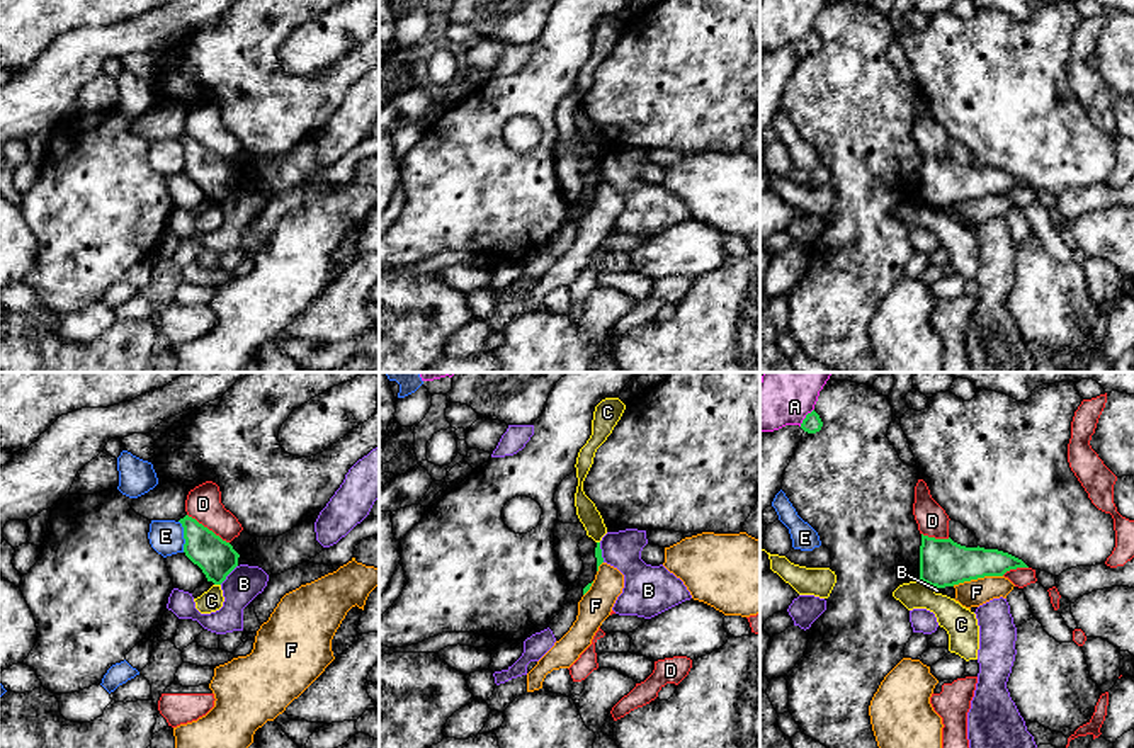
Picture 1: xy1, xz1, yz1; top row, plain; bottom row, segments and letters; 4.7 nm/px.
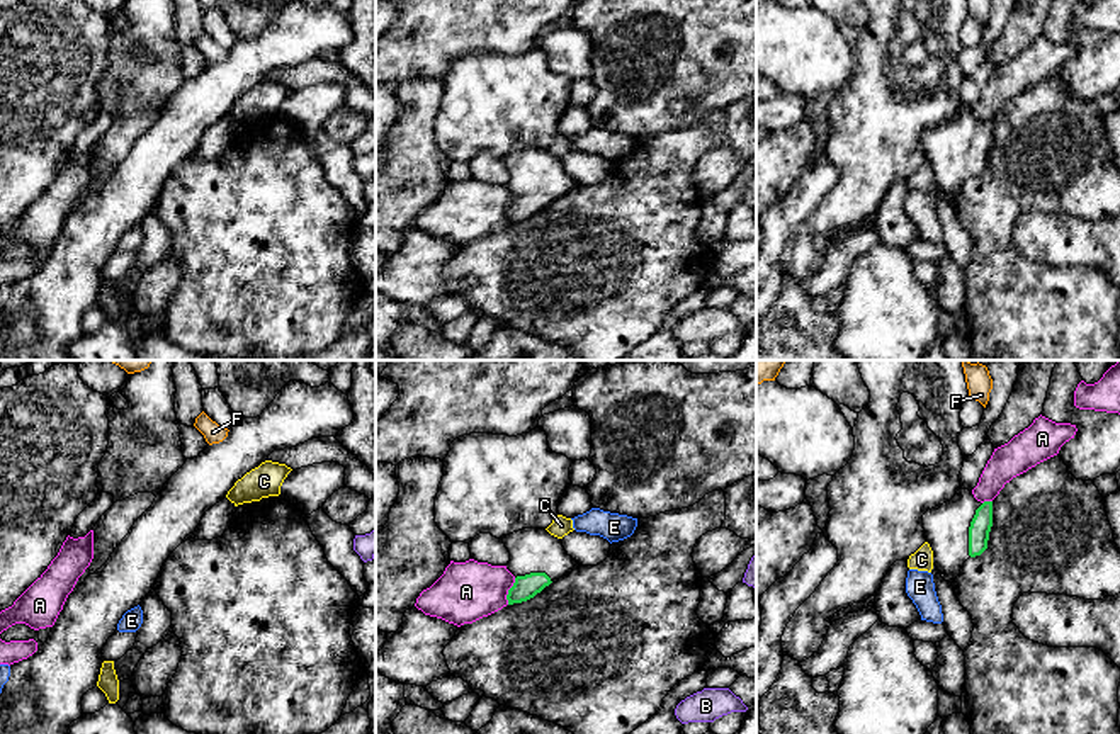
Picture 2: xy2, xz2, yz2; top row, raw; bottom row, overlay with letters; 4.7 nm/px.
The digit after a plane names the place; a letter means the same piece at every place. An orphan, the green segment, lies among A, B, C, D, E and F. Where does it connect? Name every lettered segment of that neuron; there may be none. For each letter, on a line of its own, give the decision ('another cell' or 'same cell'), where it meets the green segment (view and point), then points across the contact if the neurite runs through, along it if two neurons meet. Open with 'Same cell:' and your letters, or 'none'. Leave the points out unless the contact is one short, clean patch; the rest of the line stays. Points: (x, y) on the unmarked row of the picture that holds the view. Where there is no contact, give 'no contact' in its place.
Same cell: none
A: another cell; contact xz2 (509, 211)
B: another cell; contact xy1 (228, 192); border xy1 (237, 184), (220, 203)
C: another cell; contact yz1 (925, 201); border yz1 (920, 198), (930, 204)
D: another cell; contact xy1 (206, 147)
E: another cell; contact xy1 (184, 155)
F: another cell; contact yz1 (976, 198)

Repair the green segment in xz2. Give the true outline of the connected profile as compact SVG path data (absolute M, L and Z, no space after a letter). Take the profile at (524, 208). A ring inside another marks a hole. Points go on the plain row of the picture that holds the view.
M522 148L503 156L503 163L510 172L506 189L515 195L506 214L508 224L534 217L578 184L564 170L561 158L546 148Z

